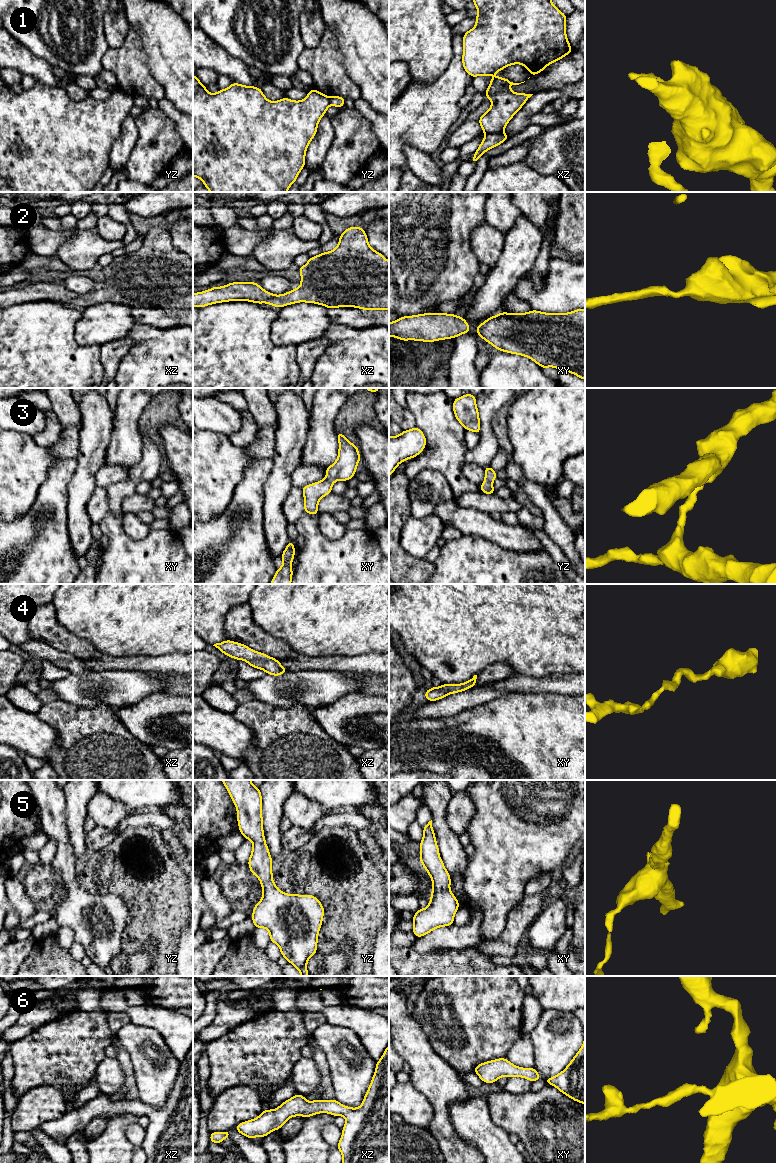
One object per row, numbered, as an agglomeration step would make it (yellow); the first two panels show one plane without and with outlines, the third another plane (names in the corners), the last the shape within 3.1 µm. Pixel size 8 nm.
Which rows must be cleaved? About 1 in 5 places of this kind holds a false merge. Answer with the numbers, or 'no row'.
1

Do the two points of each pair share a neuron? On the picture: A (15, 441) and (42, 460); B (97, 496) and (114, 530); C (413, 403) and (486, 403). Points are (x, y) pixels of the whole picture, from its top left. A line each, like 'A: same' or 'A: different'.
A: same
B: different
C: different

